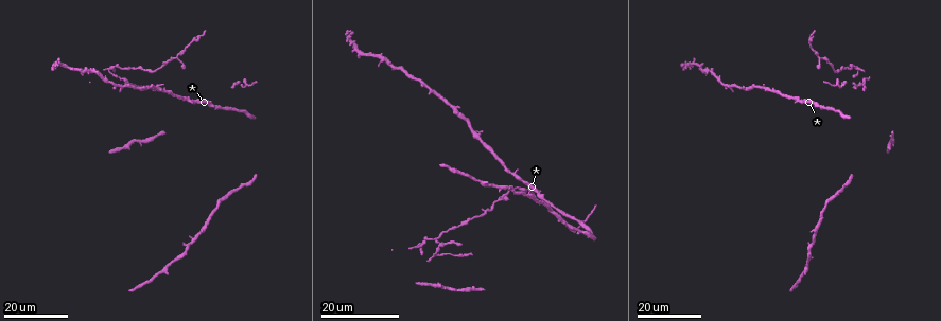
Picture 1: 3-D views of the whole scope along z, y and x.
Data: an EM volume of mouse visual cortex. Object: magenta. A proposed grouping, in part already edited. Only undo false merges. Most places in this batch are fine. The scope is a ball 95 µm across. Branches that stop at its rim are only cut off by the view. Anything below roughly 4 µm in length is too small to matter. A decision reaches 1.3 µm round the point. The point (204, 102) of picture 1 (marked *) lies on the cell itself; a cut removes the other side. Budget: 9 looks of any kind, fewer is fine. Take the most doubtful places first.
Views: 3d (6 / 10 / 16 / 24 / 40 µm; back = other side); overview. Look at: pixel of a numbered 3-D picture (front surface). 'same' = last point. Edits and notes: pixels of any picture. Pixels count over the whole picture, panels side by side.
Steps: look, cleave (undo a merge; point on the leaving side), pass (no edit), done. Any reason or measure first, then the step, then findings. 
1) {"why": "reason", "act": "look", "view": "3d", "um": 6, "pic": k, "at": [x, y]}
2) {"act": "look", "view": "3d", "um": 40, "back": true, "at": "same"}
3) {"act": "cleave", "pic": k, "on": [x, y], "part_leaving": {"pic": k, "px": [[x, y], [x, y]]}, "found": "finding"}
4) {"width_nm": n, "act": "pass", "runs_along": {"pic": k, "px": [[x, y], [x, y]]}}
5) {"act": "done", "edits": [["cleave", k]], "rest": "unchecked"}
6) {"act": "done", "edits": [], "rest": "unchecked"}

{"act": "look", "view": "3d", "um": 16, "pic": 1, "at": [187, 97]}

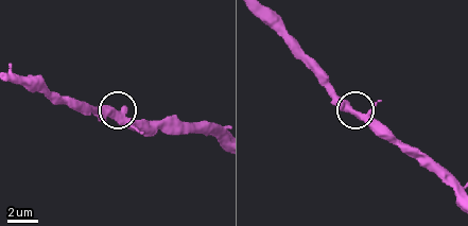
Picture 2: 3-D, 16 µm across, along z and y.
{"act": "look", "view": "3d", "um": 6, "pic": 2, "at": [121, 111]}

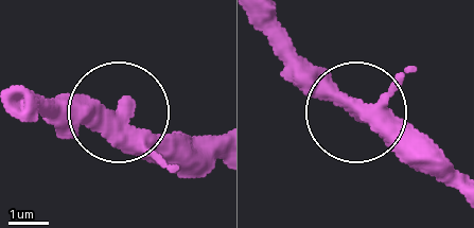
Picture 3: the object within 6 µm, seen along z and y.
{"act": "pass", "runs_along": {"pic": 3, "px": [[212, 164], [171, 160], [110, 114], [22, 114]]}, "found": "all the same cell"}

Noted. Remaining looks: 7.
{"why": "three-way junction", "act": "look", "view": "3d", "um": 24, "pic": 1, "at": [819, 57]}

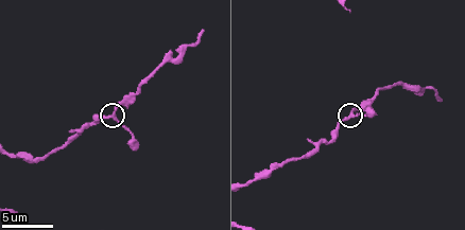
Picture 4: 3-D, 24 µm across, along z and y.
{"act": "look", "view": "3d", "um": 6, "pic": 4, "at": [111, 117]}

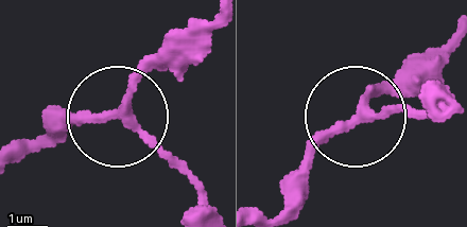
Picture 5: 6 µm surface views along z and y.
{"width_nm": 230, "act": "pass", "found": "all the same cell"}

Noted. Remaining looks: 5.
{"why": "narrows sharply", "act": "look", "view": "3d", "um": 16, "pic": 1, "at": [863, 88]}

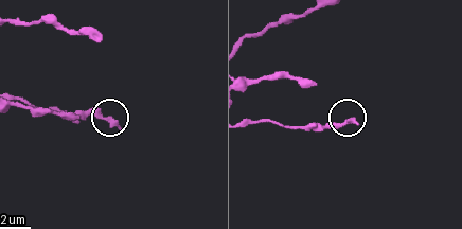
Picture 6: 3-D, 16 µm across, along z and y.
{"act": "look", "view": "3d", "um": 6, "pic": 6, "at": [358, 123]}

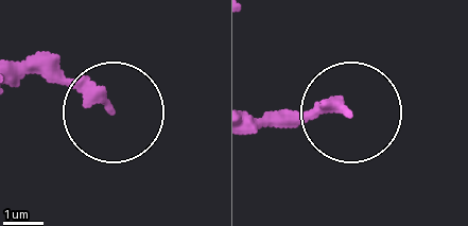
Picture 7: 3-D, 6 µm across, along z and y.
{"act": "look", "view": "3d", "um": 6, "back": true, "pic": 7, "at": [343, 111]}

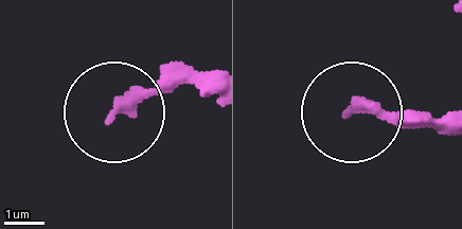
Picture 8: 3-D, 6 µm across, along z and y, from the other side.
{"act": "pass", "found": "one cell here"}

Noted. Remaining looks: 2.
{"why": "two arms in line, one across", "act": "look", "view": "3d", "um": 10, "pic": 4, "at": [161, 63]}

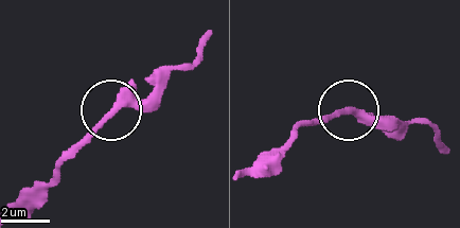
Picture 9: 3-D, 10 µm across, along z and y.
{"act": "pass", "found": "one cell here"}

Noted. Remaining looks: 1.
{"act": "done", "edits": [], "rest": "unchecked"}

